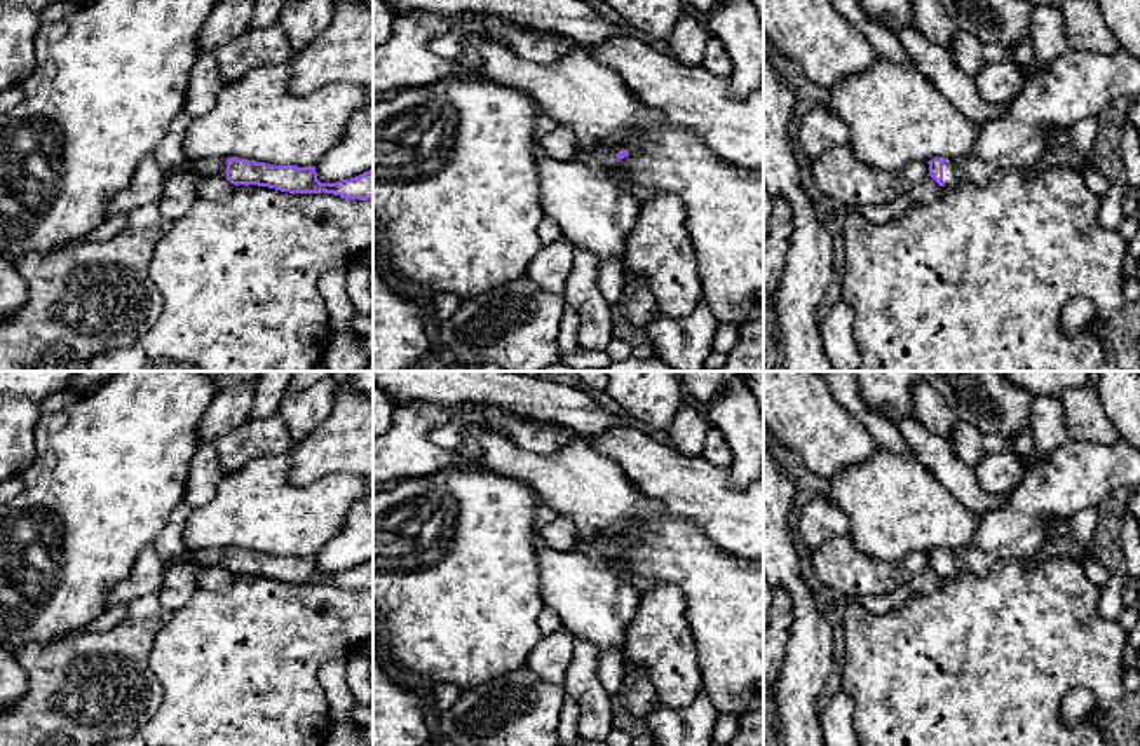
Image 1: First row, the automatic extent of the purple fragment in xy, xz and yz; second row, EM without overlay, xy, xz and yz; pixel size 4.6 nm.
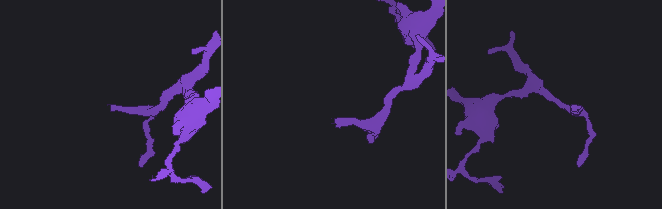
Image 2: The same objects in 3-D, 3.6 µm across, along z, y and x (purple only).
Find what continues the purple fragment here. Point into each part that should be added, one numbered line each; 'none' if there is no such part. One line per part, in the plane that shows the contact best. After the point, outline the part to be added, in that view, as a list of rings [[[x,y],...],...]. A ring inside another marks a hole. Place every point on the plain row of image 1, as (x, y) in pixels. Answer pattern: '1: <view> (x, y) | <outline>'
1: yz (1078, 474) | [[[1069,437],[1037,465],[1023,469],[1021,481],[1004,505],[980,514],[980,525],[967,546],[943,554],[943,579],[959,573],[987,575],[1004,560],[1032,558],[1048,542],[1046,525],[1051,519],[1069,521],[1109,495],[1135,488],[1140,488],[1140,451],[1130,441],[1121,437],[1116,443],[1091,443]]]

